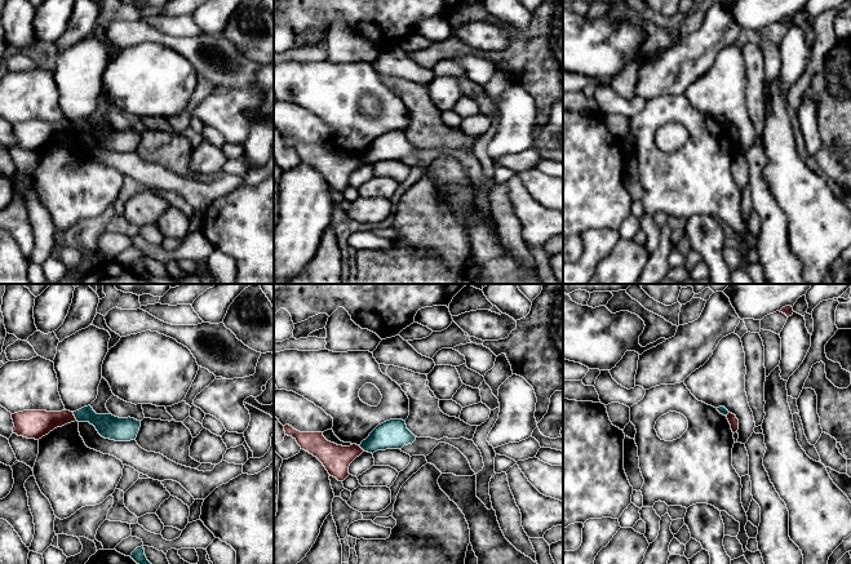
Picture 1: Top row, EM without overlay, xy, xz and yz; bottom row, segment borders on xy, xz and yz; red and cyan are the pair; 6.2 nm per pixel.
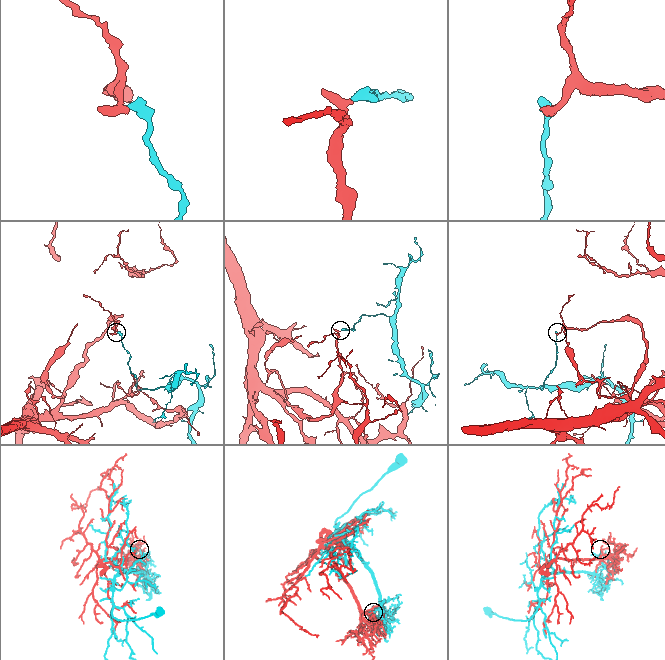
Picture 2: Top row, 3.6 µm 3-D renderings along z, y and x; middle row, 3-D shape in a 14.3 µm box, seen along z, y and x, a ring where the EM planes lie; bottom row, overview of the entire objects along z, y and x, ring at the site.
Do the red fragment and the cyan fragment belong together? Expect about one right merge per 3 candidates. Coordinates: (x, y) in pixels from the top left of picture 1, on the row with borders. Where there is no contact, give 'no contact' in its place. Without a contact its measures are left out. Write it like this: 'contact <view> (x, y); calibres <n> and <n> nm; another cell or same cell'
contact xy (74, 416); calibres 180 and 150 nm; another cell

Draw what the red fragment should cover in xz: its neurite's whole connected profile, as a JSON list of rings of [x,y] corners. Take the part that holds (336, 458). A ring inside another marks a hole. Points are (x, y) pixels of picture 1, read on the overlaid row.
[[[289,425],[284,426],[284,431],[297,441],[301,449],[316,457],[328,474],[338,481],[343,481],[350,475],[350,463],[364,452],[356,444],[342,447],[331,443],[323,432],[300,432]]]

